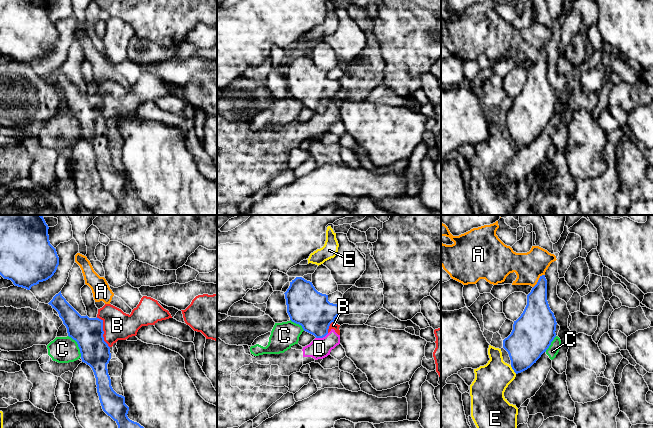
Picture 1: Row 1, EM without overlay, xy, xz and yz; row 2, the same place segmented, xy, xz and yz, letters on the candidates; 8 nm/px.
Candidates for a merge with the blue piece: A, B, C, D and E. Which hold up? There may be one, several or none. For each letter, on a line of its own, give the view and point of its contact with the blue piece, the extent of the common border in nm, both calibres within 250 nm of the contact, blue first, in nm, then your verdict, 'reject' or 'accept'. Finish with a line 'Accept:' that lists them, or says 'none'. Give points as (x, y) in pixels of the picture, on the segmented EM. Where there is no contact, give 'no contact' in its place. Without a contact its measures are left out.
A: meets blue in yz at (538, 280); contact 140 nm long; 200 nm thick on the blue side, 220 nm on the other; reject
B: meets blue in xy at (103, 331); contact 260 nm long; 240 nm thick on the blue side, 240 nm on the other; reject
C: meets blue in xy at (78, 345); contact 200 nm long; 240 nm thick on the blue side, 200 nm on the other; reject
D: meets blue in xz at (322, 337); contact 110 nm long; 300 nm thick on the blue side, 170 nm on the other; reject
E: meets blue in yz at (512, 368); contact 90 nm long; 300 nm thick on the blue side, 280 nm on the other; reject
Accept: none

